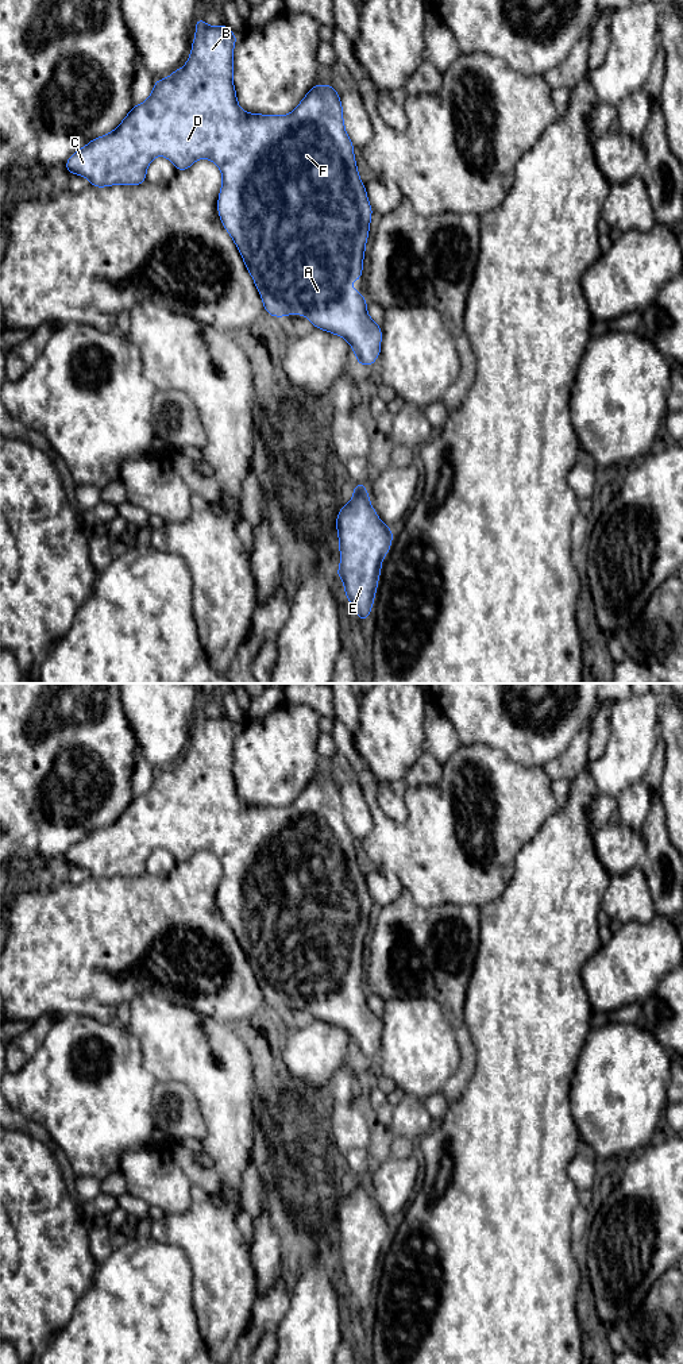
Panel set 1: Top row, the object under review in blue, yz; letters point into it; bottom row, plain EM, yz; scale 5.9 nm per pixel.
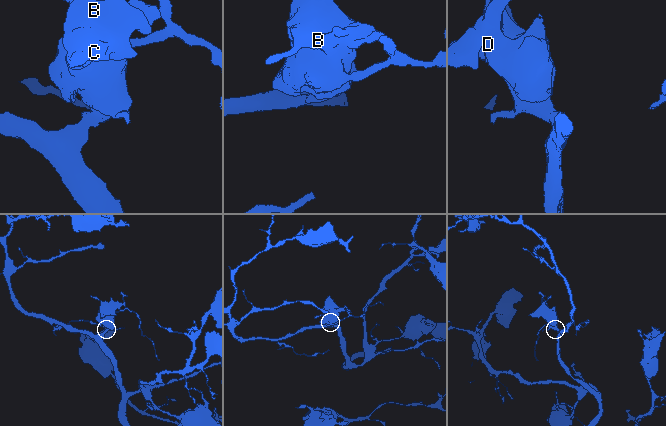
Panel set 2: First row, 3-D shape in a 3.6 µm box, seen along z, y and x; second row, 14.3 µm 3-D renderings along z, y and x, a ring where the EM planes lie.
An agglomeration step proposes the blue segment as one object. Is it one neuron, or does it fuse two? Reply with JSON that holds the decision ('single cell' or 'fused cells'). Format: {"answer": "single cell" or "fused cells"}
{"answer": "single cell"}

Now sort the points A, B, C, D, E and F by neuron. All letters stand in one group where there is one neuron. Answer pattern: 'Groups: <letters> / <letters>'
Groups: A B C D E F

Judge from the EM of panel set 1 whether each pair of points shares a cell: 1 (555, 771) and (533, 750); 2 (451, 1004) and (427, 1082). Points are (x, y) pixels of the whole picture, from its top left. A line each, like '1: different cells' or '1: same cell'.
1: different cells
2: different cells

